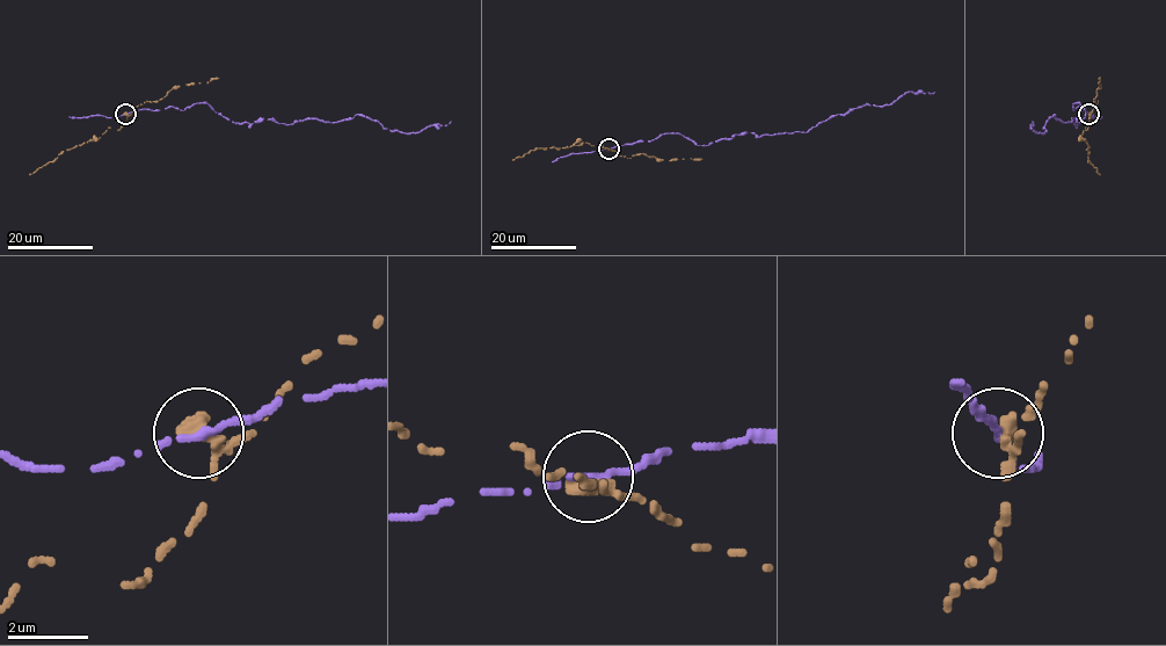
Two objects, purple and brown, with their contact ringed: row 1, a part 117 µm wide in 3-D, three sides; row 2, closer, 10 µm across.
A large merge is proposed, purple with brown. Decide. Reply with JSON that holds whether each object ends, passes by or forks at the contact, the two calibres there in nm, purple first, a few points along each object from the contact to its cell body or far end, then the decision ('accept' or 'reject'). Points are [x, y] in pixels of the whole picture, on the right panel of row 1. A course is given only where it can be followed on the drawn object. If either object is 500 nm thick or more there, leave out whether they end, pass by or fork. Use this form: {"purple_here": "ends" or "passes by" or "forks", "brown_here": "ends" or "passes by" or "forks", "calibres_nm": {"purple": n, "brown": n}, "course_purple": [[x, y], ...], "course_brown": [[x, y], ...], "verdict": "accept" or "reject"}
{"purple_here": "ends", "brown_here": "passes by", "calibres_nm": {"purple": 220, "brown": 320}, "course_purple": [[1088, 114], [1073, 102], [1085, 110], [1080, 123], [1054, 114], [1044, 133], [1032, 122]], "course_brown": [[1088, 114], [1081, 138], [1088, 145], [1088, 160], [1100, 175]], "verdict": "reject"}

